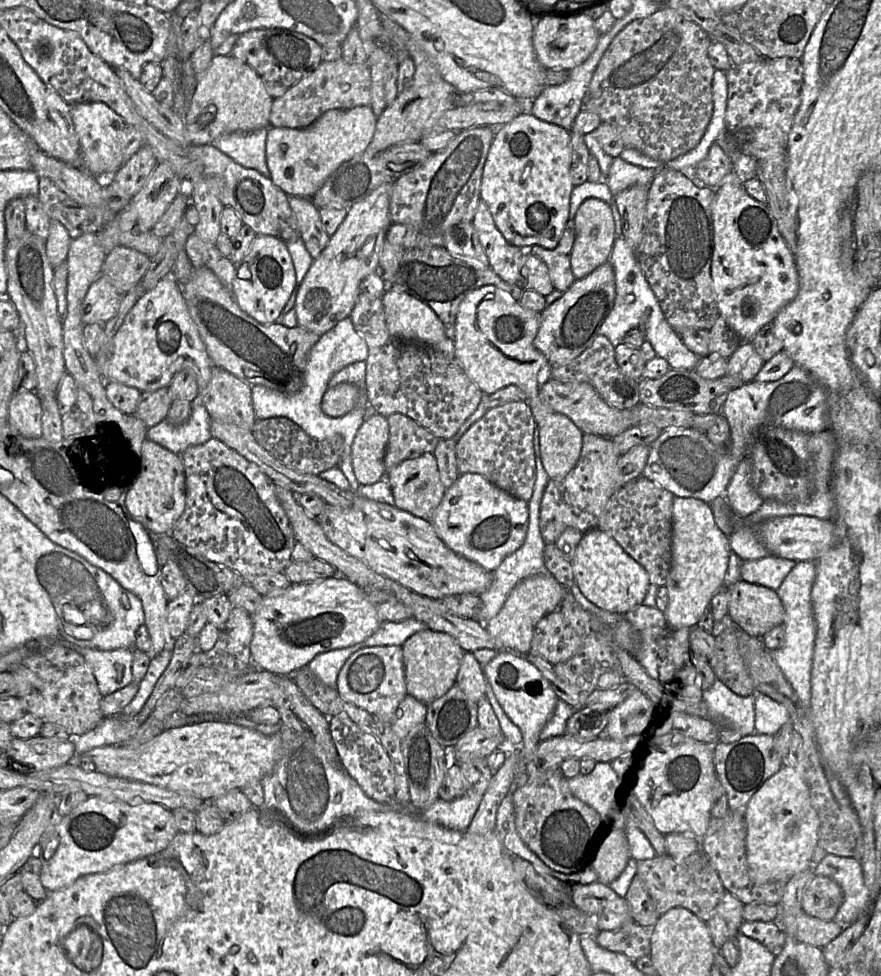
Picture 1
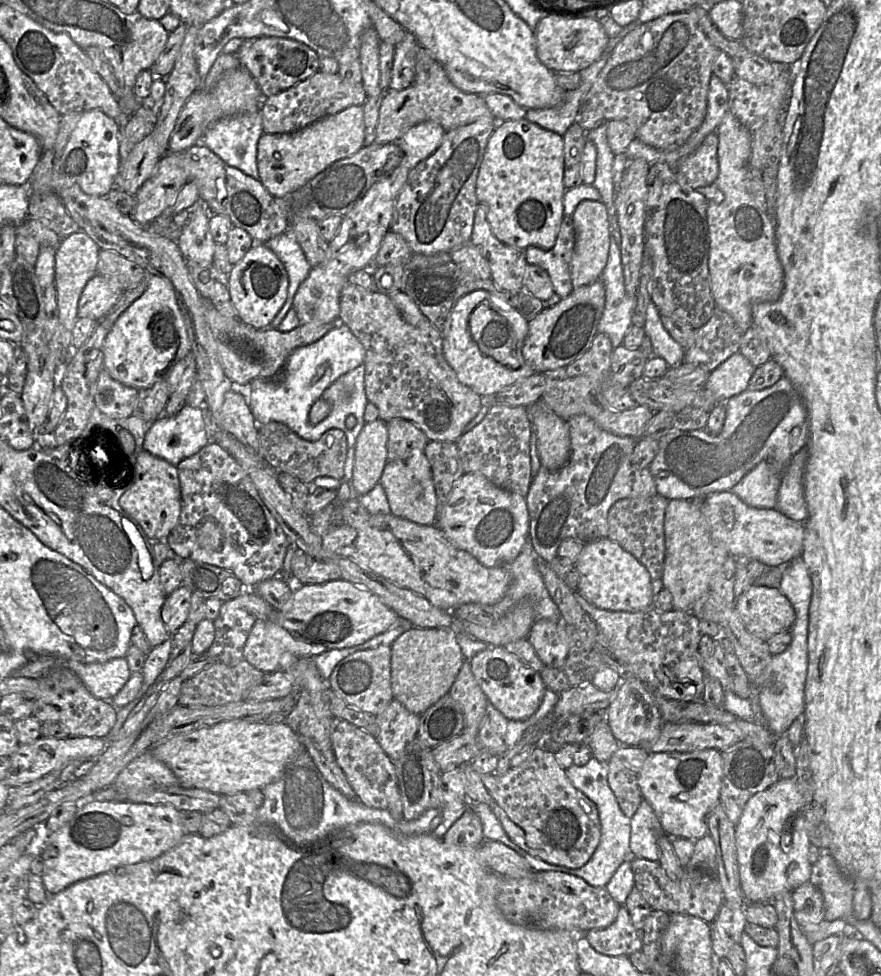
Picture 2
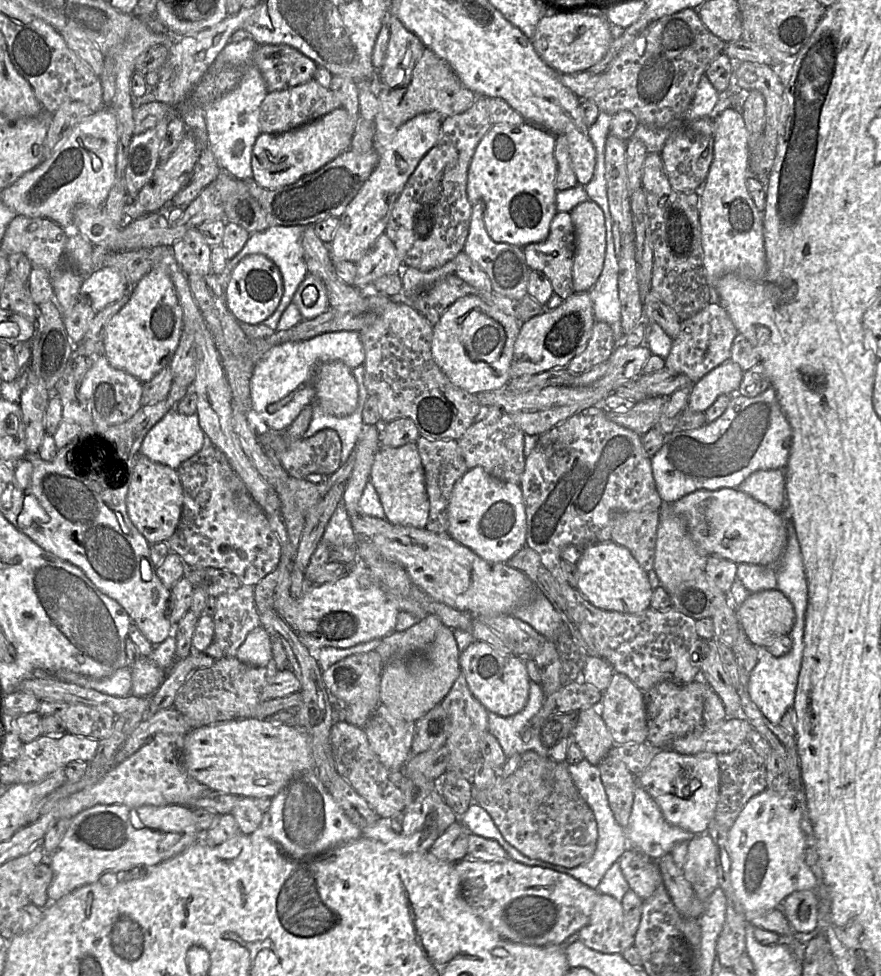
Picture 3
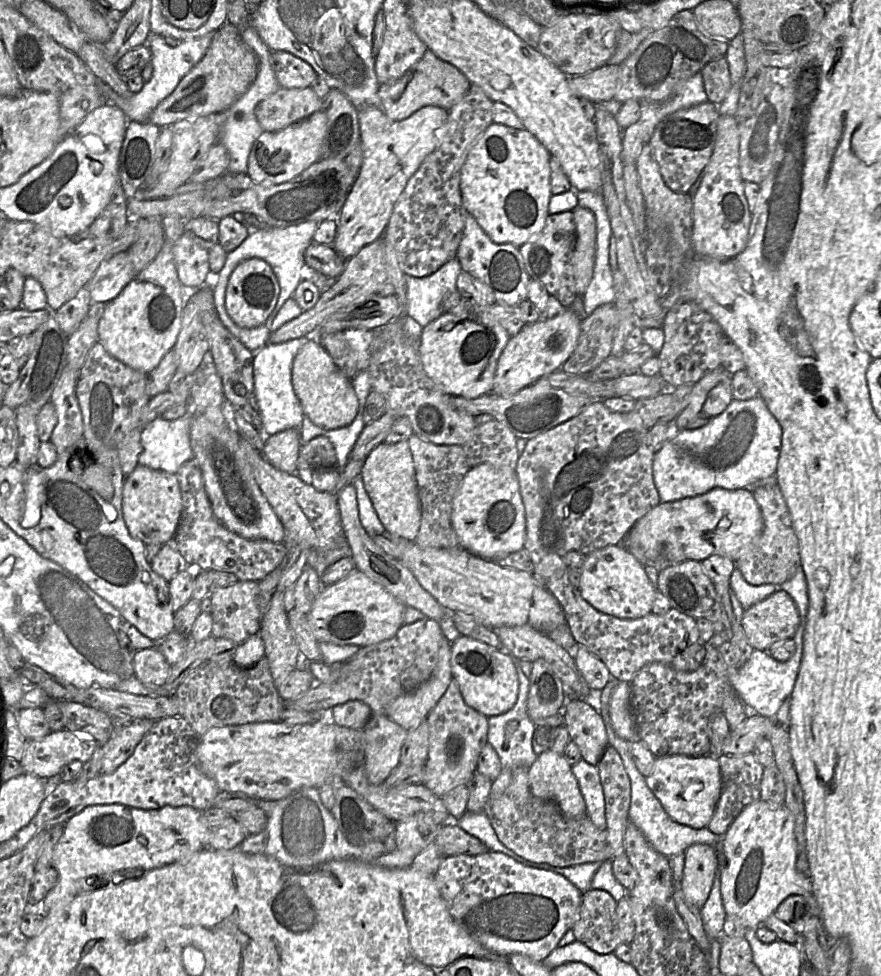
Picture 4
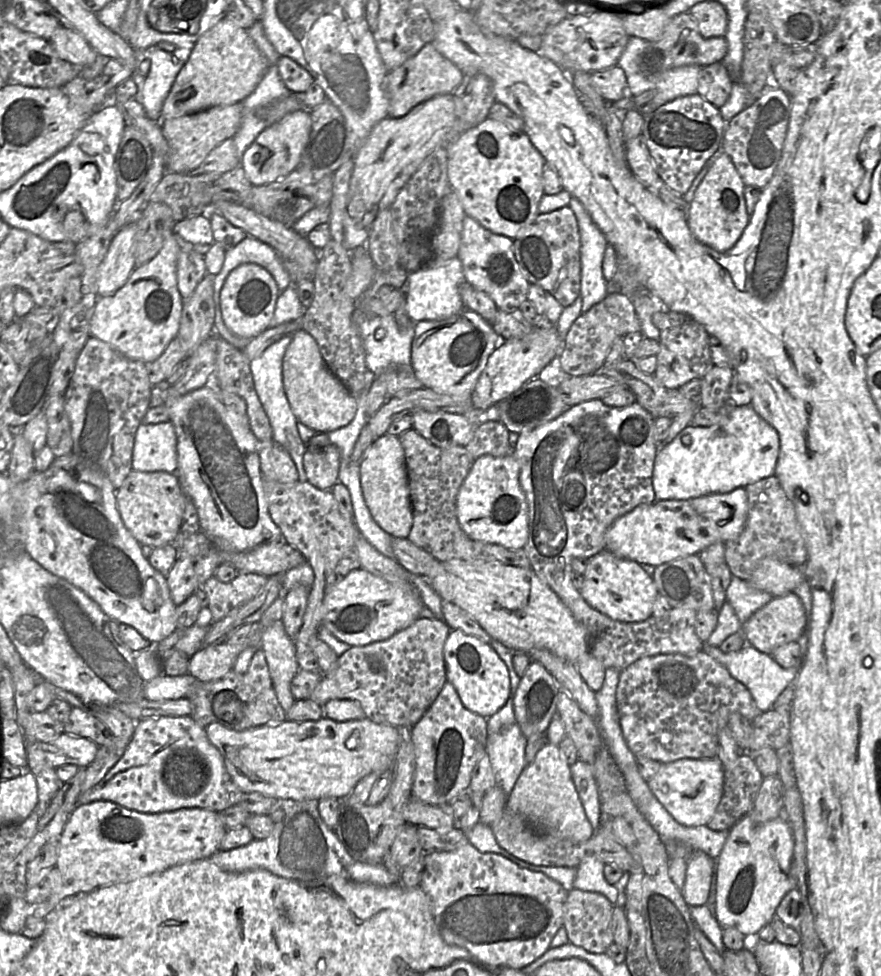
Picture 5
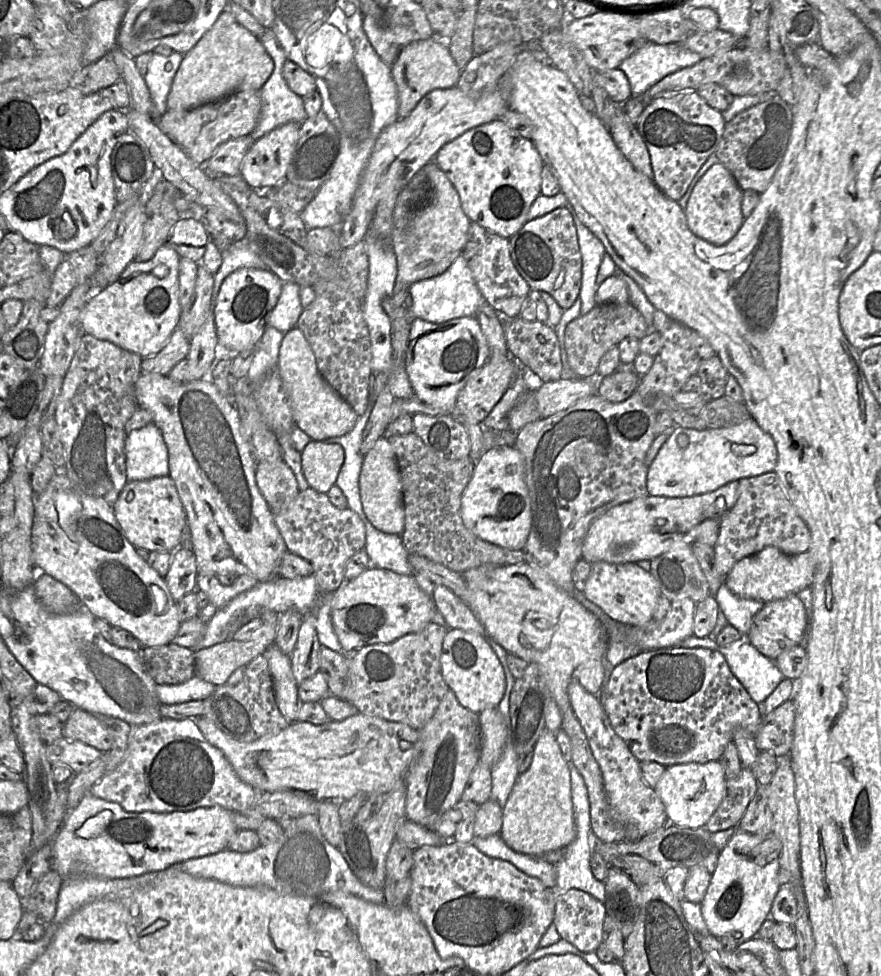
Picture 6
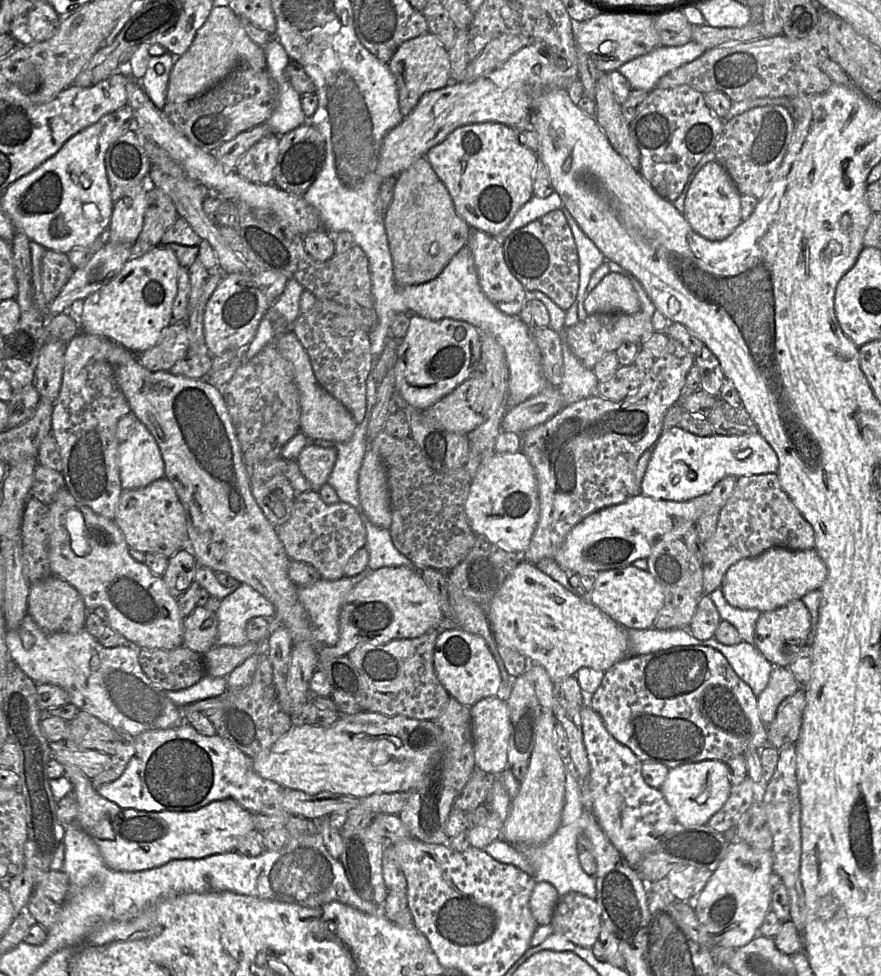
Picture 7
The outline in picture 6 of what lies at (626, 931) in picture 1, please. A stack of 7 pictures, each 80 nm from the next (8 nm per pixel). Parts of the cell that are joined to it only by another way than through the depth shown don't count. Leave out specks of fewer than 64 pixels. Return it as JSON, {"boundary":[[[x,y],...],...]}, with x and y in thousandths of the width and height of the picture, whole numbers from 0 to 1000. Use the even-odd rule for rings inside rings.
{"boundary":[[[646,911],[632,916],[628,948],[636,960],[662,975],[673,975],[684,965],[686,925],[670,916]]]}

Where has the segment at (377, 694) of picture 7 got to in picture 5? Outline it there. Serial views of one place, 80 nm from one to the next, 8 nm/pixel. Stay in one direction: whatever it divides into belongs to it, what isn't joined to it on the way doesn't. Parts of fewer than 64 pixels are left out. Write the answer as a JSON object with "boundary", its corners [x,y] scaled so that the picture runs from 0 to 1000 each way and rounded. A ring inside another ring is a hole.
{"boundary":[[[474,633],[442,655],[398,662],[352,712],[365,724],[376,716],[404,717],[417,736],[465,747],[484,731],[507,698],[504,660],[512,643],[503,634]]]}

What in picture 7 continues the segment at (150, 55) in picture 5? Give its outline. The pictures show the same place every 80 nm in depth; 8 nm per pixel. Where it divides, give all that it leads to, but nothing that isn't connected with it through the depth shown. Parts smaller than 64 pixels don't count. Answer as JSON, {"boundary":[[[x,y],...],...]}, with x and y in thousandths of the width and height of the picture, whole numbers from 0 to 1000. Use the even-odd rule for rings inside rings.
{"boundary":[[[193,54],[171,57],[165,77],[157,82],[168,99],[182,113],[188,107],[193,75],[202,59]]]}

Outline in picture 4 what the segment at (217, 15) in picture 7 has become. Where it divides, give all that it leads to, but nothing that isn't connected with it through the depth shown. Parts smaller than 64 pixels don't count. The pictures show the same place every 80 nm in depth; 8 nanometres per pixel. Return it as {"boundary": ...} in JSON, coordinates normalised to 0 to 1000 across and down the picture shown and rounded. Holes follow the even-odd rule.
{"boundary":[[[258,22],[243,33],[241,43],[228,61],[205,81],[200,91],[173,114],[168,125],[191,130],[207,123],[253,115],[281,92],[292,74],[292,58],[276,42],[274,30]]]}

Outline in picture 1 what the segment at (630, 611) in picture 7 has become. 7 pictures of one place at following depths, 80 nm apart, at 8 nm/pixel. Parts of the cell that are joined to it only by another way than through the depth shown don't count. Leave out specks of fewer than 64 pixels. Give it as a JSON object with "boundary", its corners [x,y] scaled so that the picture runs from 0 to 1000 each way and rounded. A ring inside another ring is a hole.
{"boundary":[[[680,541],[662,547],[648,577],[661,609],[680,623],[708,629],[730,619],[738,599],[734,585],[695,549]]]}

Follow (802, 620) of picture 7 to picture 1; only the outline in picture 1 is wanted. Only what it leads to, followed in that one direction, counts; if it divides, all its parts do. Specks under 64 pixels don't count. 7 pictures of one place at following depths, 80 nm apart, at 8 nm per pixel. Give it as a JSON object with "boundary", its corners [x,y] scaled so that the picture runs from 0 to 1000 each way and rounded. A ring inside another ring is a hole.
{"boundary":[[[839,594],[825,601],[829,610],[827,634],[852,652],[866,654],[880,641],[889,639],[891,624],[880,605],[844,594]]]}

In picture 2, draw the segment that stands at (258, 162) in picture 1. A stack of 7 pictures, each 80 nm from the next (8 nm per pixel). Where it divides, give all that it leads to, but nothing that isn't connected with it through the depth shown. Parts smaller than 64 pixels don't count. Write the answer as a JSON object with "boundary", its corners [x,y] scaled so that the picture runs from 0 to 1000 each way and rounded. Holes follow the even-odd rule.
{"boundary":[[[294,113],[245,124],[235,132],[229,147],[260,170],[293,183],[292,149],[299,137]]]}

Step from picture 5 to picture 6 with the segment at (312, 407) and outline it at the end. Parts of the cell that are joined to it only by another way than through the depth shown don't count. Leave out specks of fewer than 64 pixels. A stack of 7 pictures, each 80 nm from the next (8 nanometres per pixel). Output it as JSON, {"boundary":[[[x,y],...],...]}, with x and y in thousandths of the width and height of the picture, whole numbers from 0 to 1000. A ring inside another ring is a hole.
{"boundary":[[[331,336],[322,341],[317,357],[314,380],[327,406],[335,436],[353,451],[387,447],[402,438],[406,425],[365,387],[354,357],[341,337]]]}

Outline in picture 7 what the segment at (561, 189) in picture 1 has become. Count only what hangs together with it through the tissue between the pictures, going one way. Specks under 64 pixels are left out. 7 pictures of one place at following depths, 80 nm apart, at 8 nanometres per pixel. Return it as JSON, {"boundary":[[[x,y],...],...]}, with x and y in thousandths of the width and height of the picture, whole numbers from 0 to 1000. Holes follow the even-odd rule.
{"boundary":[[[552,125],[520,130],[482,159],[497,182],[507,193],[518,218],[535,235],[558,242],[569,239],[587,216],[605,201],[605,177],[610,158],[589,147],[585,134],[568,126]]]}

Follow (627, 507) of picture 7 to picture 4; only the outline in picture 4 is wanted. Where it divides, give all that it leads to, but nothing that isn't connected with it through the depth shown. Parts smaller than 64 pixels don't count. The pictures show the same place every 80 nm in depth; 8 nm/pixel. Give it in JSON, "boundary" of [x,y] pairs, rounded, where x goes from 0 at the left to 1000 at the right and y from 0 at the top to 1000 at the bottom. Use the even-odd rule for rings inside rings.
{"boundary":[[[851,499],[835,502],[810,500],[792,508],[749,514],[720,536],[706,558],[731,580],[738,579],[739,575],[746,575],[747,569],[751,566],[762,578],[781,573],[797,575],[806,569],[817,569],[833,575],[838,572],[840,563],[859,551],[865,542],[866,531],[864,523],[855,509]]]}

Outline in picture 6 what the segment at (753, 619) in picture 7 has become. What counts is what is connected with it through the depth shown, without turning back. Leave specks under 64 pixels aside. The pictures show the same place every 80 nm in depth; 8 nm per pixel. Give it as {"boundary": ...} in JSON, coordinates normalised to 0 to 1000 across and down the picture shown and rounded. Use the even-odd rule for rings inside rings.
{"boundary":[[[822,597],[810,612],[826,638],[837,643],[843,652],[849,650],[856,631],[868,620],[863,615],[842,613],[832,609]]]}

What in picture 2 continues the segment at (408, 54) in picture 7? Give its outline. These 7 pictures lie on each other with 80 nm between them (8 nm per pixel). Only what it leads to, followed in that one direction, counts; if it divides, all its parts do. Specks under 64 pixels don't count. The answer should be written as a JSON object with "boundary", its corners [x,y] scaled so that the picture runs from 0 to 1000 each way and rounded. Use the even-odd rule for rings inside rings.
{"boundary":[[[476,45],[468,87],[460,92],[440,92],[434,96],[423,147],[428,149],[451,147],[464,132],[482,124],[491,124],[507,134],[535,127],[552,119],[560,120],[547,98],[519,91],[503,69]]]}

